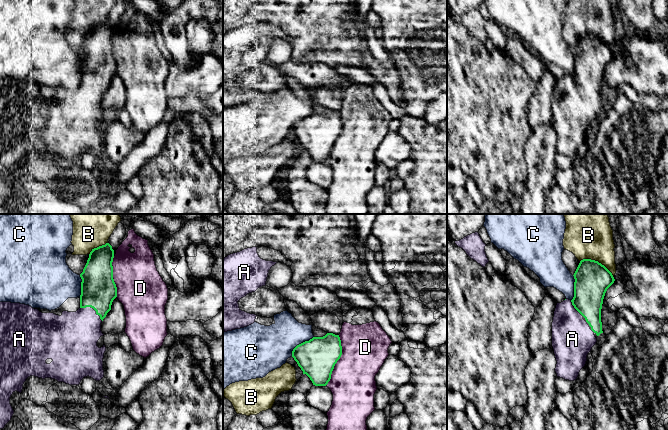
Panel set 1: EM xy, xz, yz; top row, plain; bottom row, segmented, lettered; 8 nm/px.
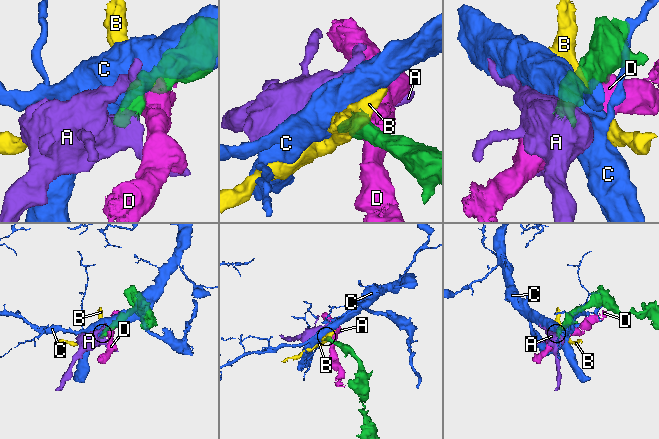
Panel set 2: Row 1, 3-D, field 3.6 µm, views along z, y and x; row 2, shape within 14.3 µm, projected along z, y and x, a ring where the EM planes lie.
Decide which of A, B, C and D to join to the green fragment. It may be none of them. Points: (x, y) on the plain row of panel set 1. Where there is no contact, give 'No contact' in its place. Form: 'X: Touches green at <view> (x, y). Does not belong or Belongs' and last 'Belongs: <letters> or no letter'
A: Touches green at xy (92, 83). Belongs
B: Touches green at yz (597, 37). Does not belong
C: Touches green at xz (301, 119). Does not belong
D: Touches green at xz (338, 135). Does not belong
Belongs: A

